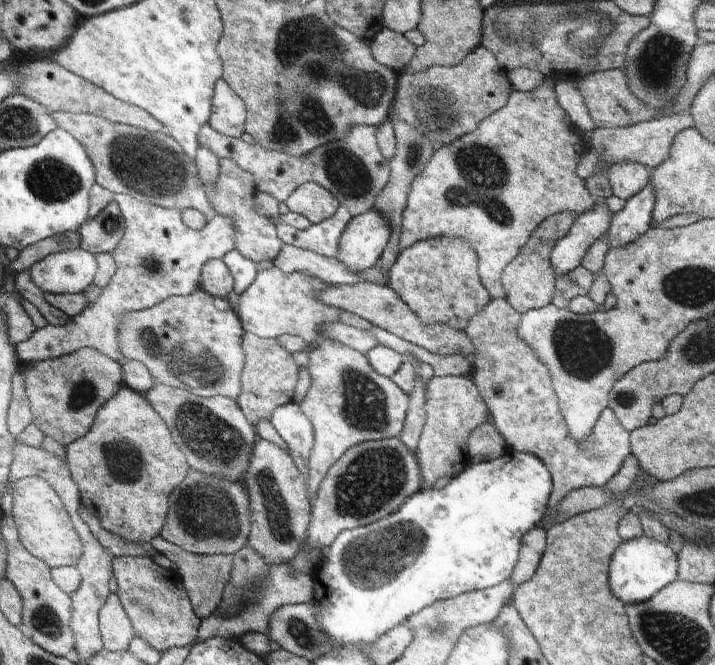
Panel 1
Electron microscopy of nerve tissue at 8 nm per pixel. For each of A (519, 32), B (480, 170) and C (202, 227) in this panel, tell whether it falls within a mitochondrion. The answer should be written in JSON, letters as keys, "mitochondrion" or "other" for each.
{"A":"mitochondrion","B":"mitochondrion","C":"other"}

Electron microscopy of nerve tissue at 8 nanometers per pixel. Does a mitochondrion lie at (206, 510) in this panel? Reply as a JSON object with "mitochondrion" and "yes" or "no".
{"mitochondrion":"yes"}

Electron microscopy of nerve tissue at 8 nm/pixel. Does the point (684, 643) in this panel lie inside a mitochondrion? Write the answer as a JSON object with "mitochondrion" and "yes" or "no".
{"mitochondrion":"yes"}

